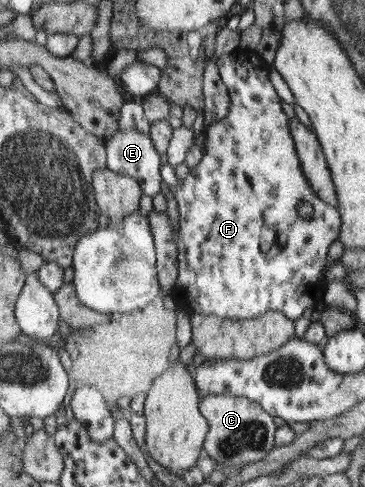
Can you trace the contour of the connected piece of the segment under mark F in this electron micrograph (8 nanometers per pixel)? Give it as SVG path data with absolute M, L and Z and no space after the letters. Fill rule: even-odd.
M237 48L237 49L235 49L235 50L234 50L234 51L233 51L233 52L232 52L232 53L230 53L230 54L229 54L229 55L221 55L221 56L220 56L220 57L218 57L218 58L217 58L217 60L216 60L216 61L215 61L215 63L216 63L216 64L217 64L217 68L218 68L218 72L219 72L219 76L220 76L220 78L221 78L221 80L222 80L222 82L223 82L223 84L224 84L224 85L225 85L225 86L226 86L226 89L227 89L227 92L228 92L228 94L229 94L229 95L230 95L230 109L228 109L228 115L226 115L226 117L225 117L225 118L222 118L222 120L218 120L218 122L214 122L214 124L210 124L210 126L208 126L208 127L205 127L205 128L204 128L204 131L205 131L205 135L206 135L206 140L205 140L205 143L204 143L204 148L203 148L203 157L202 157L202 158L201 158L201 159L200 159L200 162L199 162L199 163L198 163L198 164L196 164L196 166L193 166L193 167L192 167L192 168L191 168L191 169L190 169L190 173L189 173L189 174L188 174L188 176L186 176L186 178L184 178L184 180L182 180L182 182L181 182L181 183L178 183L178 184L176 184L176 181L175 181L175 174L174 174L174 173L173 173L173 170L174 170L174 168L172 168L172 167L171 167L171 166L170 166L170 165L169 165L169 164L168 164L168 163L166 163L166 164L164 164L164 165L161 165L161 178L162 178L162 179L163 179L163 181L164 181L164 184L165 184L165 183L166 183L166 184L167 184L167 185L168 185L168 189L170 189L170 193L172 193L172 194L173 194L173 197L174 197L174 198L175 198L175 199L176 199L176 202L177 202L177 203L178 203L178 210L179 210L179 225L180 225L180 229L179 229L179 236L178 236L178 243L177 243L177 251L178 251L178 252L179 252L179 253L178 253L178 256L177 256L177 257L178 257L178 260L179 260L179 265L178 265L178 276L177 276L177 282L176 282L176 284L175 284L175 285L176 285L176 286L178 286L178 294L180 294L180 296L182 296L182 302L184 302L184 304L186 304L186 306L188 306L188 308L190 308L190 310L192 310L192 311L193 311L193 312L194 312L194 313L198 313L198 314L212 314L212 315L213 315L213 316L216 316L216 317L219 317L219 318L222 318L222 319L240 319L240 320L242 320L242 319L256 319L256 317L260 317L260 316L261 316L261 315L264 315L264 314L267 314L267 312L268 312L268 311L272 311L272 310L276 310L276 311L278 311L278 312L280 312L280 311L282 311L282 312L283 312L283 313L284 313L284 314L285 314L285 316L286 316L286 317L288 317L288 318L291 318L291 320L296 320L296 321L297 321L297 320L298 320L298 319L300 319L300 317L302 317L302 316L303 316L303 315L302 315L302 314L304 314L304 312L306 312L306 308L310 308L310 306L313 306L313 307L316 307L316 306L318 306L318 304L321 304L321 303L319 303L319 302L317 302L317 305L315 305L315 304L314 304L314 296L316 296L316 294L314 294L314 292L316 292L316 288L314 288L314 286L316 286L316 284L318 284L318 282L322 282L322 270L324 270L324 266L326 266L326 254L328 254L328 248L330 248L330 244L332 244L332 242L334 242L334 240L336 240L336 239L338 239L338 238L339 238L339 234L340 234L340 229L341 229L341 227L342 227L342 226L343 226L343 221L342 221L342 217L341 217L341 216L340 216L340 213L339 213L339 210L338 210L338 209L337 209L337 208L336 208L336 207L333 207L333 206L332 206L332 205L329 205L329 204L328 204L328 203L325 203L325 202L324 202L324 200L322 200L322 199L321 199L321 198L320 198L320 196L318 196L318 195L317 195L317 194L316 194L316 193L315 193L315 192L314 192L314 189L312 189L312 188L311 188L311 186L310 186L310 185L309 185L309 184L308 184L308 181L307 181L307 178L306 178L306 177L305 177L305 176L304 176L304 173L303 173L303 168L302 168L302 167L301 167L301 160L300 160L300 159L299 159L299 153L298 153L298 152L297 152L297 148L294 148L294 142L292 142L292 137L293 137L293 136L292 136L292 135L291 135L291 130L288 130L288 116L286 116L286 114L284 114L284 110L282 110L282 106L280 106L280 98L278 98L278 94L276 94L276 90L274 90L274 86L272 86L272 84L270 84L270 80L268 80L268 68L270 68L270 65L268 65L268 66L266 66L266 62L264 62L264 59L263 59L263 58L262 58L262 57L260 57L260 56L259 56L259 54L258 54L258 53L256 53L256 52L255 52L255 50L252 50L252 49L243 49L243 48ZM301 202L310 202L310 204L312 204L312 205L313 205L313 207L314 207L314 215L312 215L312 217L311 217L311 218L310 218L310 219L302 219L302 217L300 217L300 215L298 215L298 211L297 211L297 207L296 207L296 206L297 206L297 205L298 205L298 204L299 204L299 203L301 203Z

